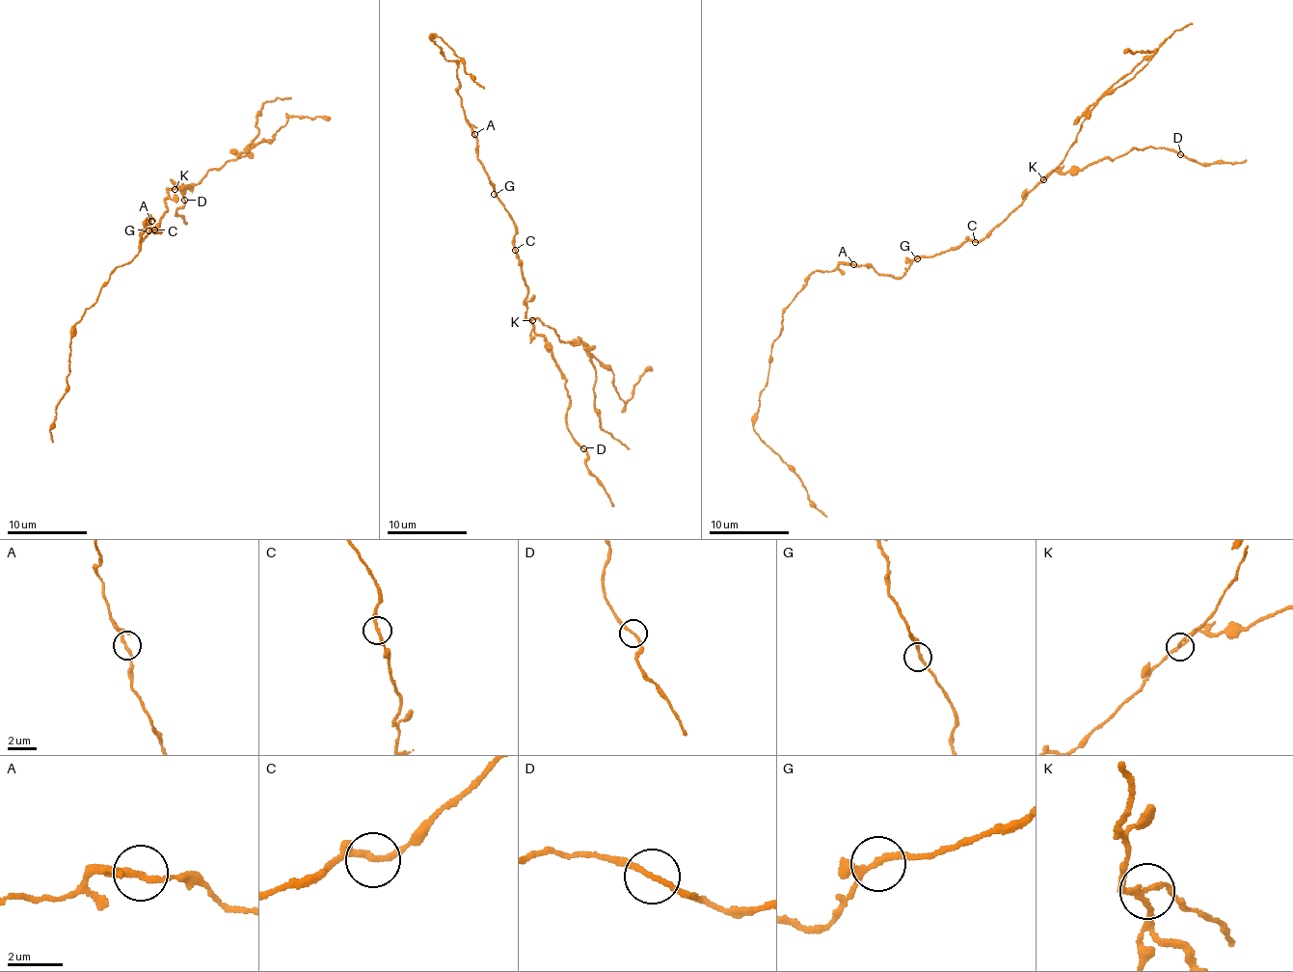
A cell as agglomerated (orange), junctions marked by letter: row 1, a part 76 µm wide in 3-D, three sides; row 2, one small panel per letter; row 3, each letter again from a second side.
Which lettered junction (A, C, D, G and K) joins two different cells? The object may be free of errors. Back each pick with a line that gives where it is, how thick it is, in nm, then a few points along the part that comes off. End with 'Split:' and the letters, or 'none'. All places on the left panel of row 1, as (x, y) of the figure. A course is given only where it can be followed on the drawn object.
K: at (175, 189); 170 nm thick; foreign part runs (175, 190), (196, 185), (208, 172), (241, 158), (260, 142), (271, 143), (287, 120), (297, 116), (330, 120)
Split: K

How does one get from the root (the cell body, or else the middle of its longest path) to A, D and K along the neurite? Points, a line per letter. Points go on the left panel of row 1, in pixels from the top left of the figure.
A: (150, 231), (141, 242), (140, 232), (151, 221)
D: (150, 231), (160, 232), (153, 229), (175, 184), (181, 192), (192, 189), (191, 184), (180, 186), (184, 200)
K: (150, 231), (160, 232), (157, 228), (153, 229), (167, 209), (166, 193), (169, 189), (175, 190)

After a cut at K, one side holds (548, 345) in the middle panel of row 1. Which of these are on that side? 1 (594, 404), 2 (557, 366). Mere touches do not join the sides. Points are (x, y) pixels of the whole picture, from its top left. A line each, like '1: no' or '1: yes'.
1: no
2: yes

